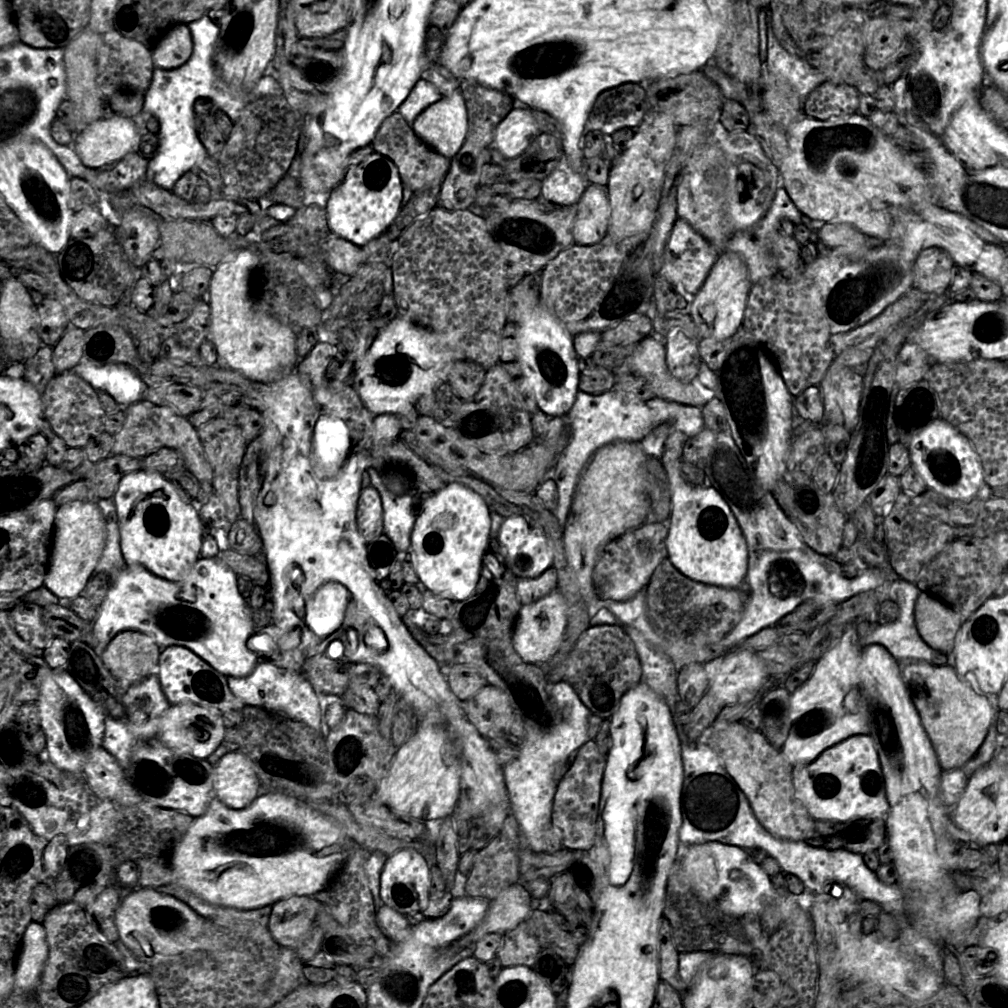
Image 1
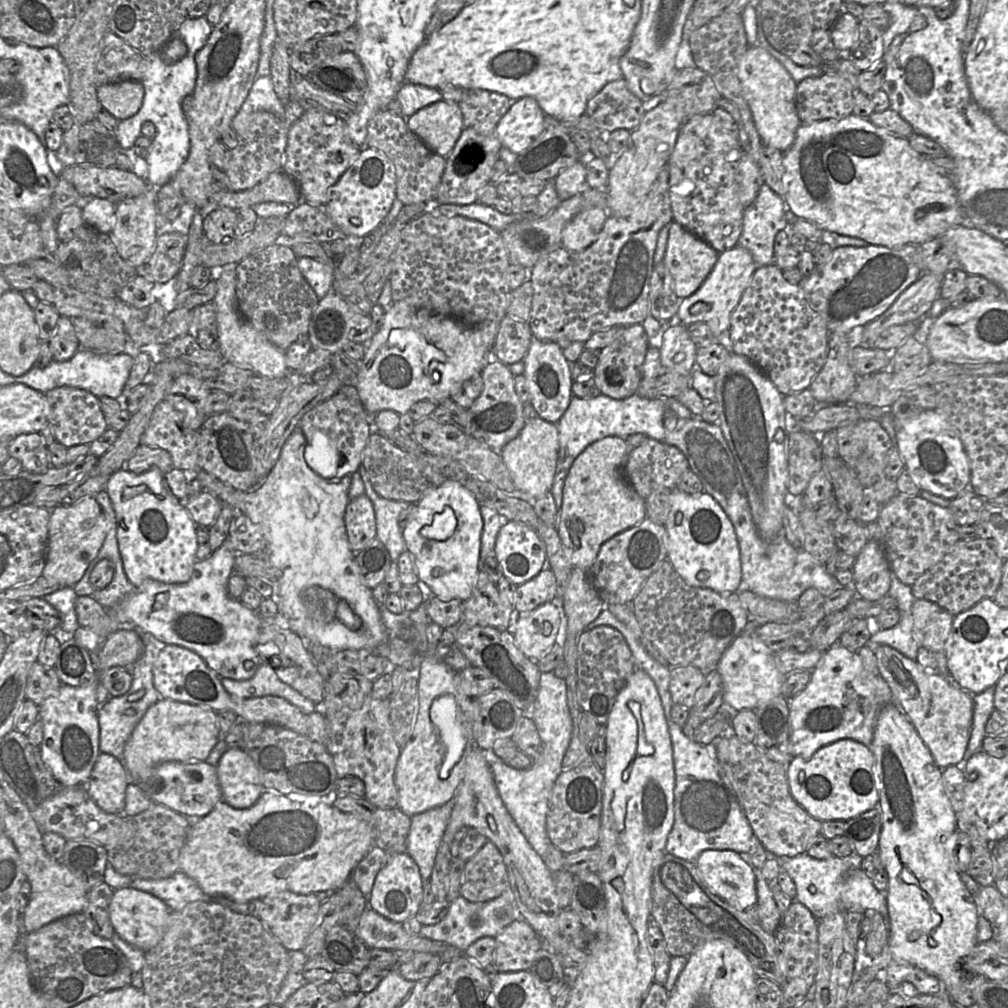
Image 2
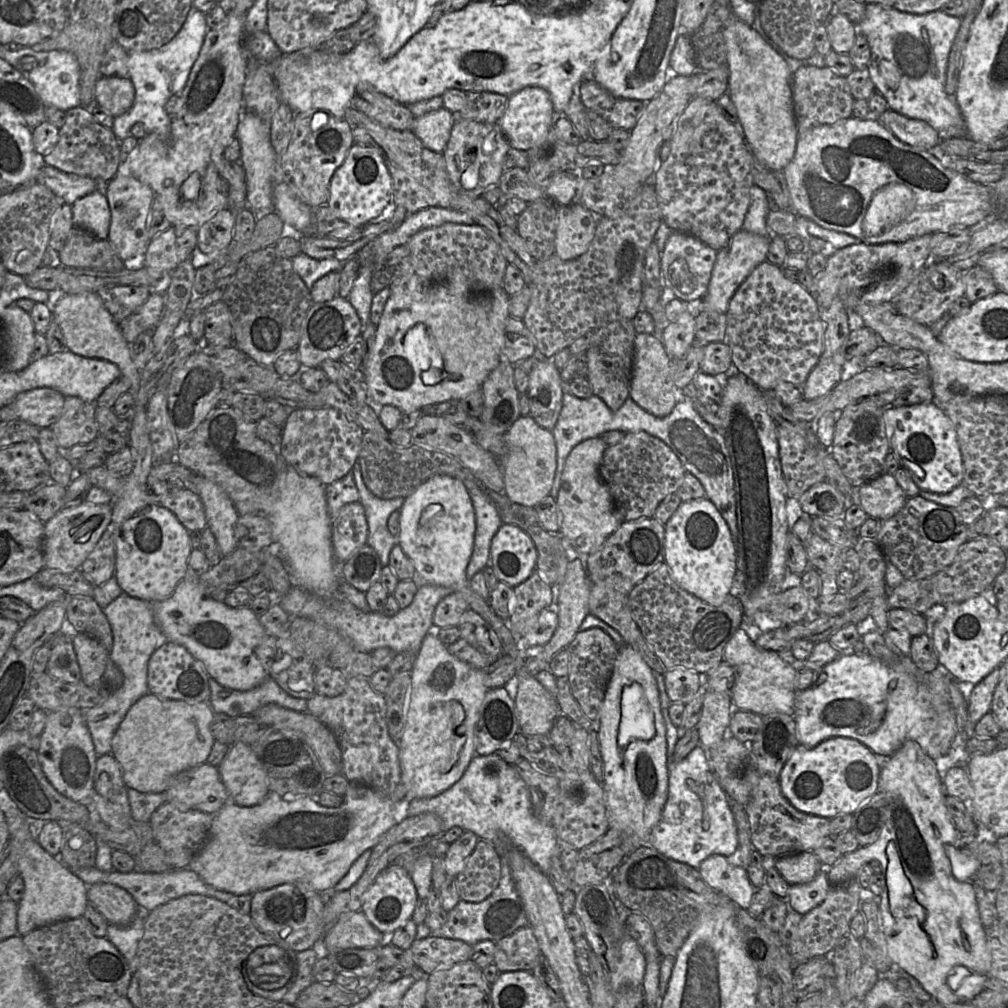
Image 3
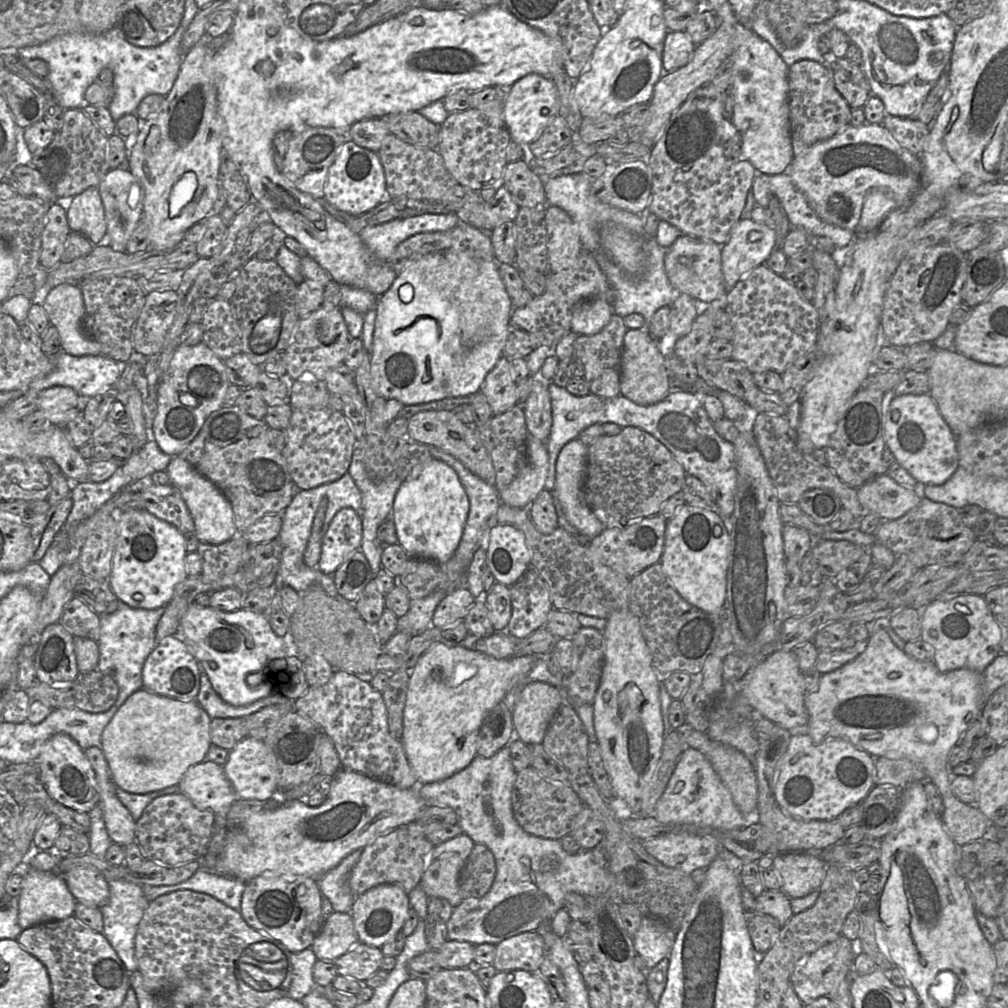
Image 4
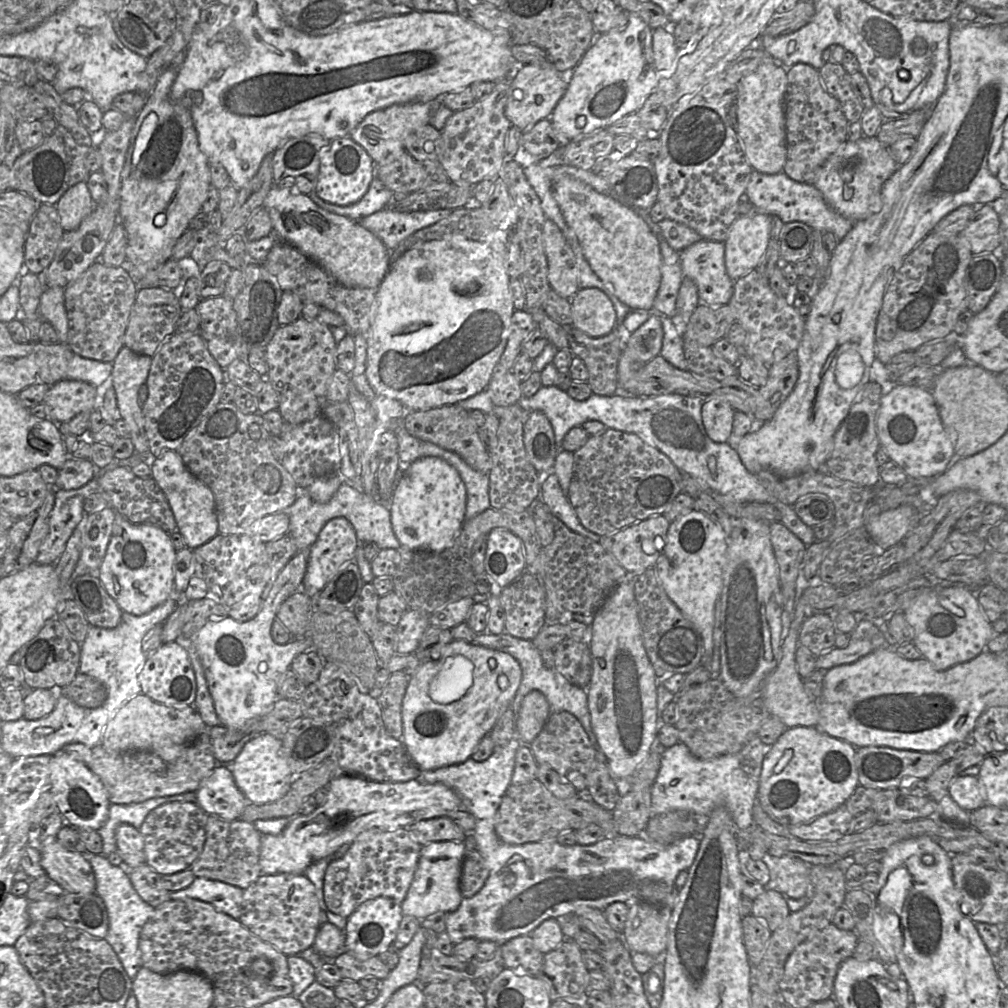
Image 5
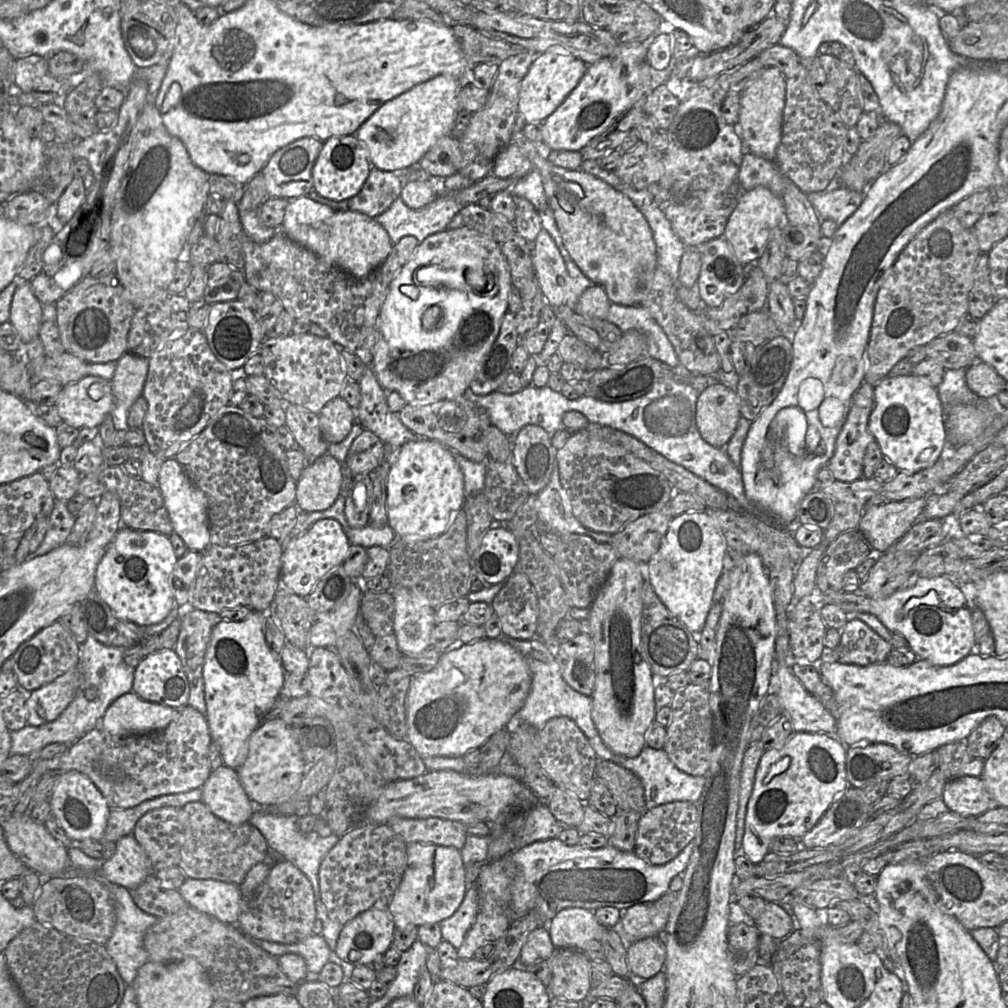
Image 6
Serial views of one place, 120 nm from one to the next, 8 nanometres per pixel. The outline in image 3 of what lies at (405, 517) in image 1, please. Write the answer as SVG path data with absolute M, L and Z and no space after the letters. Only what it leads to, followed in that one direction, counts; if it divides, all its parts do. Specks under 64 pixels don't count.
M359 461L354 464L352 473L368 523L367 544L377 552L382 566L389 566L390 552L398 541L388 529L388 519L394 511L400 511L405 498L382 499L374 495L364 482Z

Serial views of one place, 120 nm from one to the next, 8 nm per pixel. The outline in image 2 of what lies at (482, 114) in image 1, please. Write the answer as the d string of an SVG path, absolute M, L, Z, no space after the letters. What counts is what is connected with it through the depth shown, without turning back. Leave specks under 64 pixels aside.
M463 89L458 103L463 117L463 126L482 135L495 134L500 119L510 108L510 98L486 89Z

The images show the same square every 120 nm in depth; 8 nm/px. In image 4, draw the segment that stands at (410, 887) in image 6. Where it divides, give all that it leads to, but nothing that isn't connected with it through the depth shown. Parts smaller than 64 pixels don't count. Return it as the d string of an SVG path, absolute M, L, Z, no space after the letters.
M462 833L434 847L420 881L428 897L446 899L454 908L462 902L460 874L474 845Z

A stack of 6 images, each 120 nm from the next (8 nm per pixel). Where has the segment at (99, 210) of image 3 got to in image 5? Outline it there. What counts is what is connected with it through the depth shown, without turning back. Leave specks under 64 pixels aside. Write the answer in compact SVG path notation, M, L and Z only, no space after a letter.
M79 182L69 188L55 204L64 231L77 229L96 205L86 182Z

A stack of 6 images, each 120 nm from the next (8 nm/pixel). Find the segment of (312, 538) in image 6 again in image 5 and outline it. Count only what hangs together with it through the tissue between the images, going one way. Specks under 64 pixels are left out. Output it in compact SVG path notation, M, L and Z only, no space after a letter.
M339 516L330 519L310 546L303 591L314 598L347 561L355 559L360 541L351 522Z

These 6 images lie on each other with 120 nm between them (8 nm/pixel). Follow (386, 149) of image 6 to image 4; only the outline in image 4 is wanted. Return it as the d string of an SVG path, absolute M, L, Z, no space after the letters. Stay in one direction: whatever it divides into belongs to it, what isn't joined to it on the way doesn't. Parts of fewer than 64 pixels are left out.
M381 118L361 120L348 129L348 137L355 144L376 153L388 134L390 134L389 128Z

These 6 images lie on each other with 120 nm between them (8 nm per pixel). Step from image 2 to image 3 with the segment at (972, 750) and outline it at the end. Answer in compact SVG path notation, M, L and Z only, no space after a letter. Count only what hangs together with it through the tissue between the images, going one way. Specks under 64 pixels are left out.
M997 668L973 687L968 699L968 715L972 725L975 726L983 716L990 712L999 681L1000 668Z

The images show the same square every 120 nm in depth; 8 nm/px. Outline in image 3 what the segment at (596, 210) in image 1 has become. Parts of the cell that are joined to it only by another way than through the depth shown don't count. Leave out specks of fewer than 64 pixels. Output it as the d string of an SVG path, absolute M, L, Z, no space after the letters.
M579 202L558 206L555 254L562 260L583 255L595 235L597 216Z

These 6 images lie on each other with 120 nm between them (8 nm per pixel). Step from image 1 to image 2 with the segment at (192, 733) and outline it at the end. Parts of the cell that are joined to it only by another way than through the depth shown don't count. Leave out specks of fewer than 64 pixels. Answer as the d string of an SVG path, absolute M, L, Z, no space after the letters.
M161 698L148 708L125 744L123 764L130 783L141 782L152 768L163 762L204 762L220 739L223 735L218 727L216 711Z

